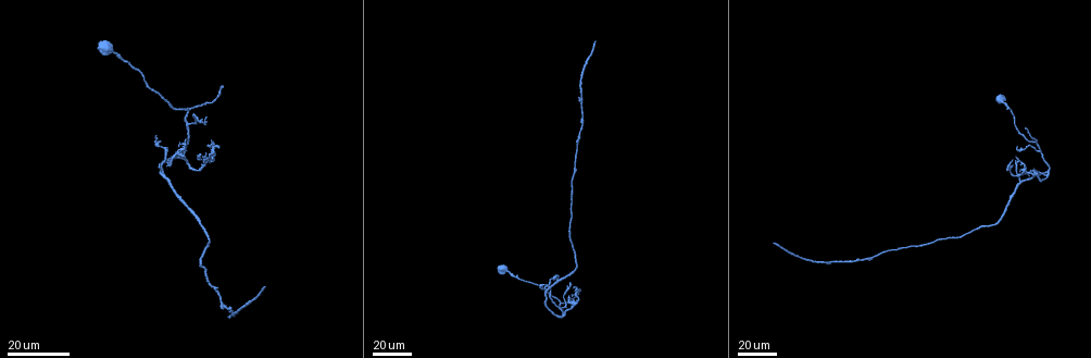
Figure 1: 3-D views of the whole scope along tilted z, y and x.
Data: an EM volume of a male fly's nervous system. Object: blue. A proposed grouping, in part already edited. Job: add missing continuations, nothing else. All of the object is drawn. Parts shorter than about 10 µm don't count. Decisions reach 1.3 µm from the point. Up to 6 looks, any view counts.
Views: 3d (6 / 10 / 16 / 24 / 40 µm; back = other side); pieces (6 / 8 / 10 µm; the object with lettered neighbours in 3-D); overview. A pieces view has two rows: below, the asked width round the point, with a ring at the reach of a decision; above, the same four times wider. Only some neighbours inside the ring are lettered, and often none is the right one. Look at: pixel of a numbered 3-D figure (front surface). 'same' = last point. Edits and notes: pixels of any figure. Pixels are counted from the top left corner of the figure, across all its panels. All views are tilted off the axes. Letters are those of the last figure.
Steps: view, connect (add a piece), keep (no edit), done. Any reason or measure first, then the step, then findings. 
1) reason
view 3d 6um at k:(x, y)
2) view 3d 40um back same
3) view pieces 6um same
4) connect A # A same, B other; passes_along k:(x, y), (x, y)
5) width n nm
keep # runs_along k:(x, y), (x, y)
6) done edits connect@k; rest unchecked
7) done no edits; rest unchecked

free end
view 3d 40um at 1:(567, 297)

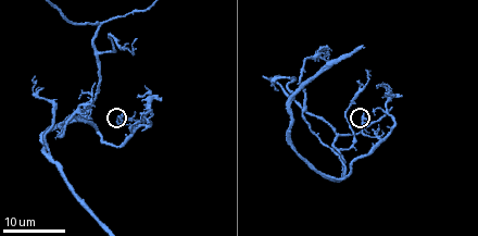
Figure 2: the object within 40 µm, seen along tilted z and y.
what lies round it
view pieces 6um at 2:(120, 118)

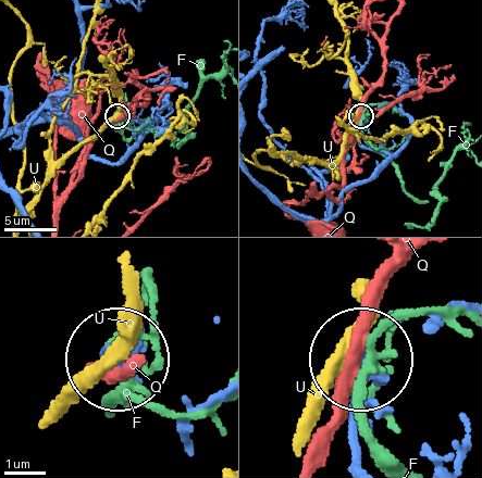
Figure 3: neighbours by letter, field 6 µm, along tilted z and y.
width 130 nm
keep # F other, Q other, U other; none of them fits

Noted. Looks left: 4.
end of a long branch
view 3d 16um at 2:(375, 85)

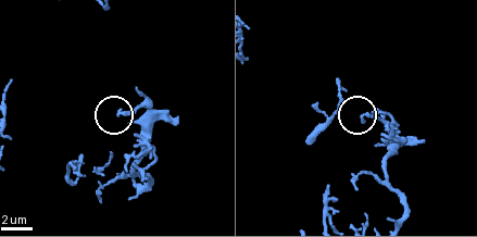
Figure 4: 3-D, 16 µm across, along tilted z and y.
what lies round it
view pieces 8um at 4:(363, 120)

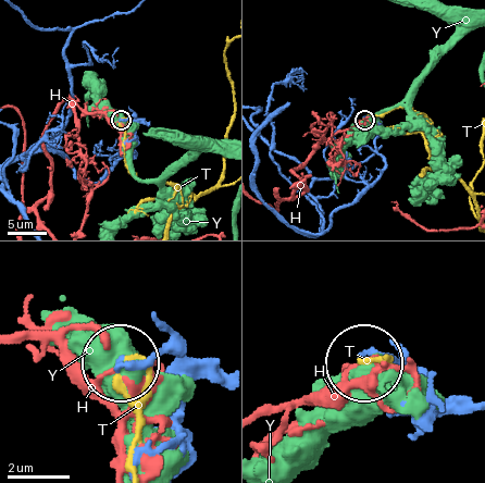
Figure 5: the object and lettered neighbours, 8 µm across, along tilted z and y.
keep # H other, T other, Y other; none of them fits

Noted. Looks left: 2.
branch stops here
view 3d 40um at 1:(1025, 128)

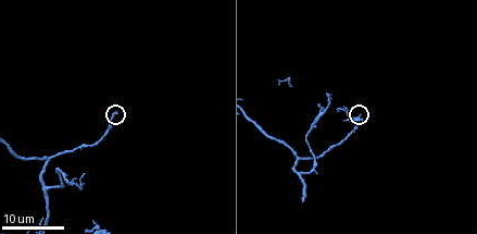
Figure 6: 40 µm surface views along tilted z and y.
view pieces 8um at 6:(118, 112)

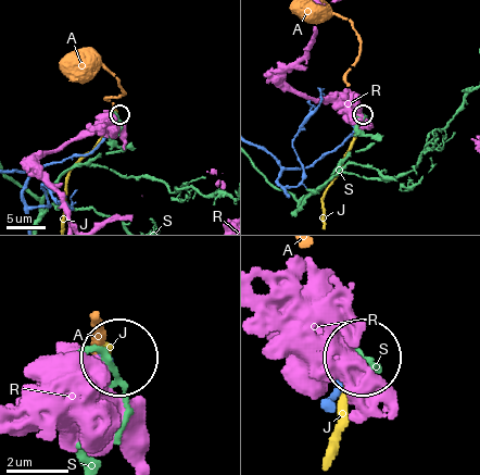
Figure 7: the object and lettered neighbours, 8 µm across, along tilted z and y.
keep # A other, J other, R other, S other; none of them fits

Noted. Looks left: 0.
done no edits; rest unchecked

